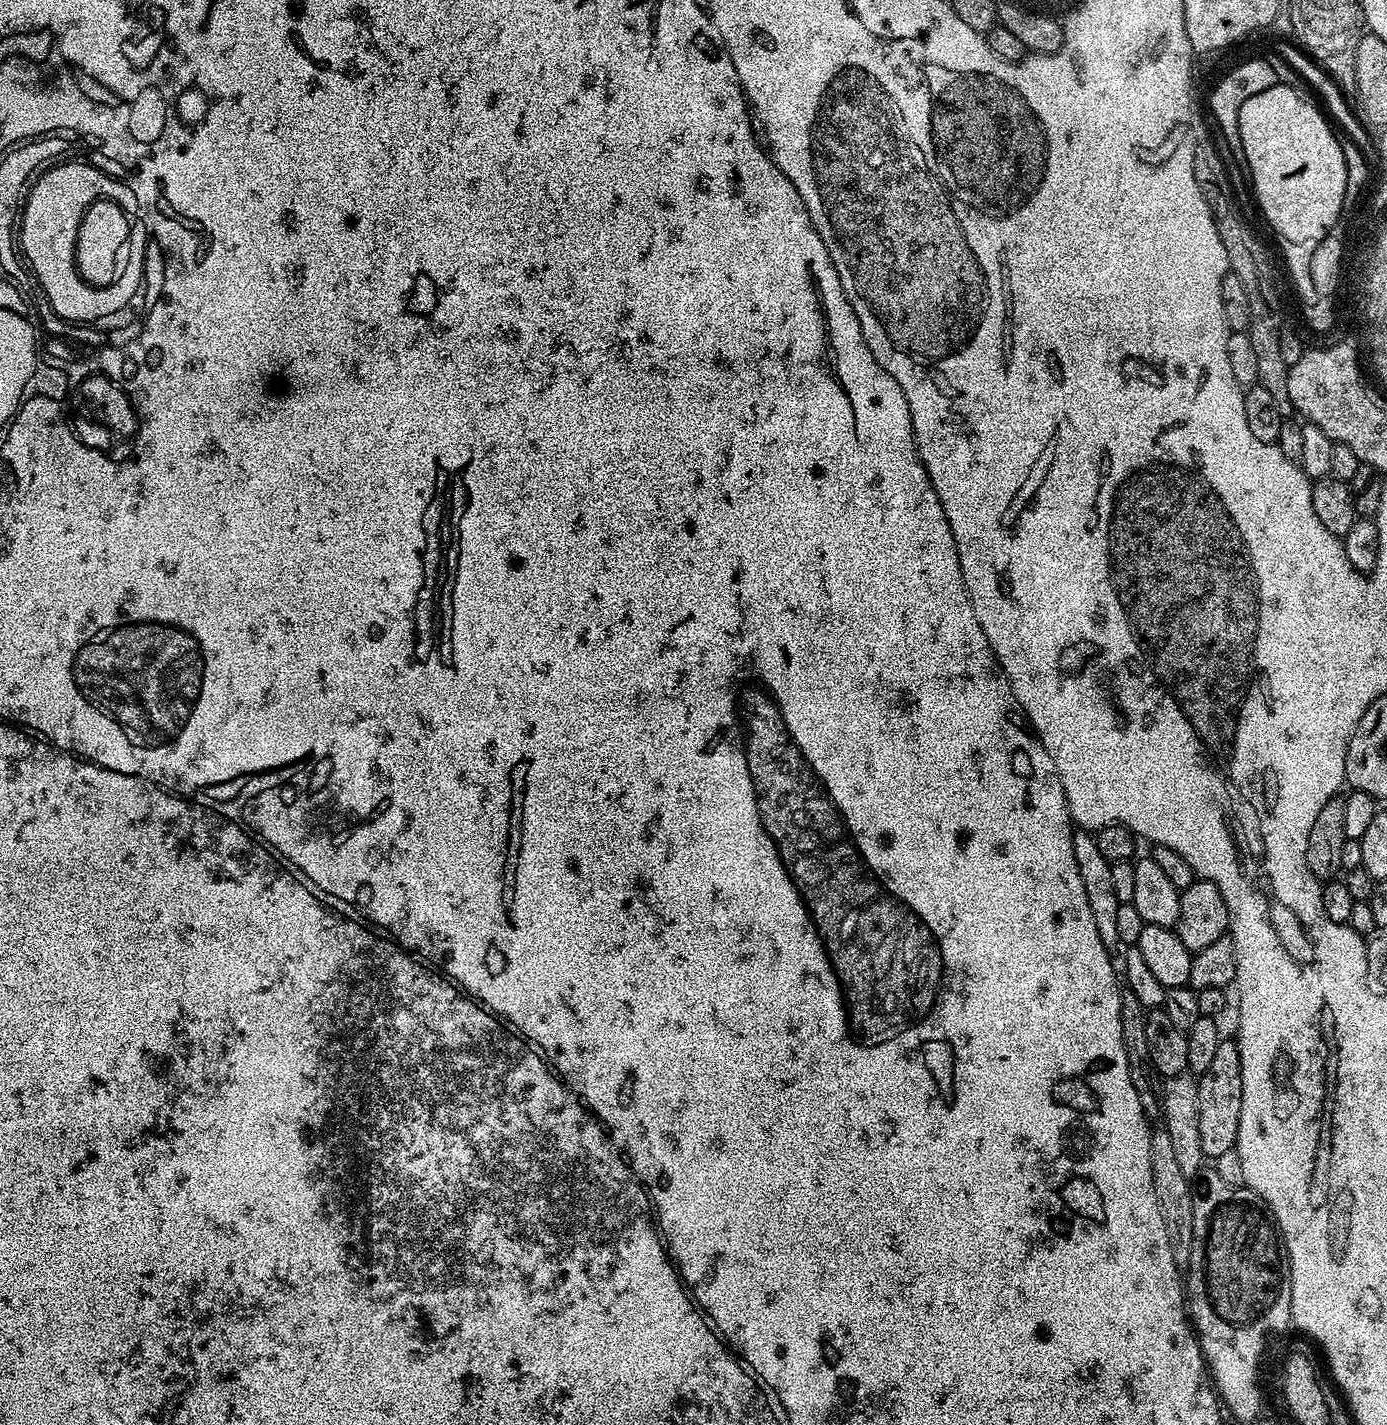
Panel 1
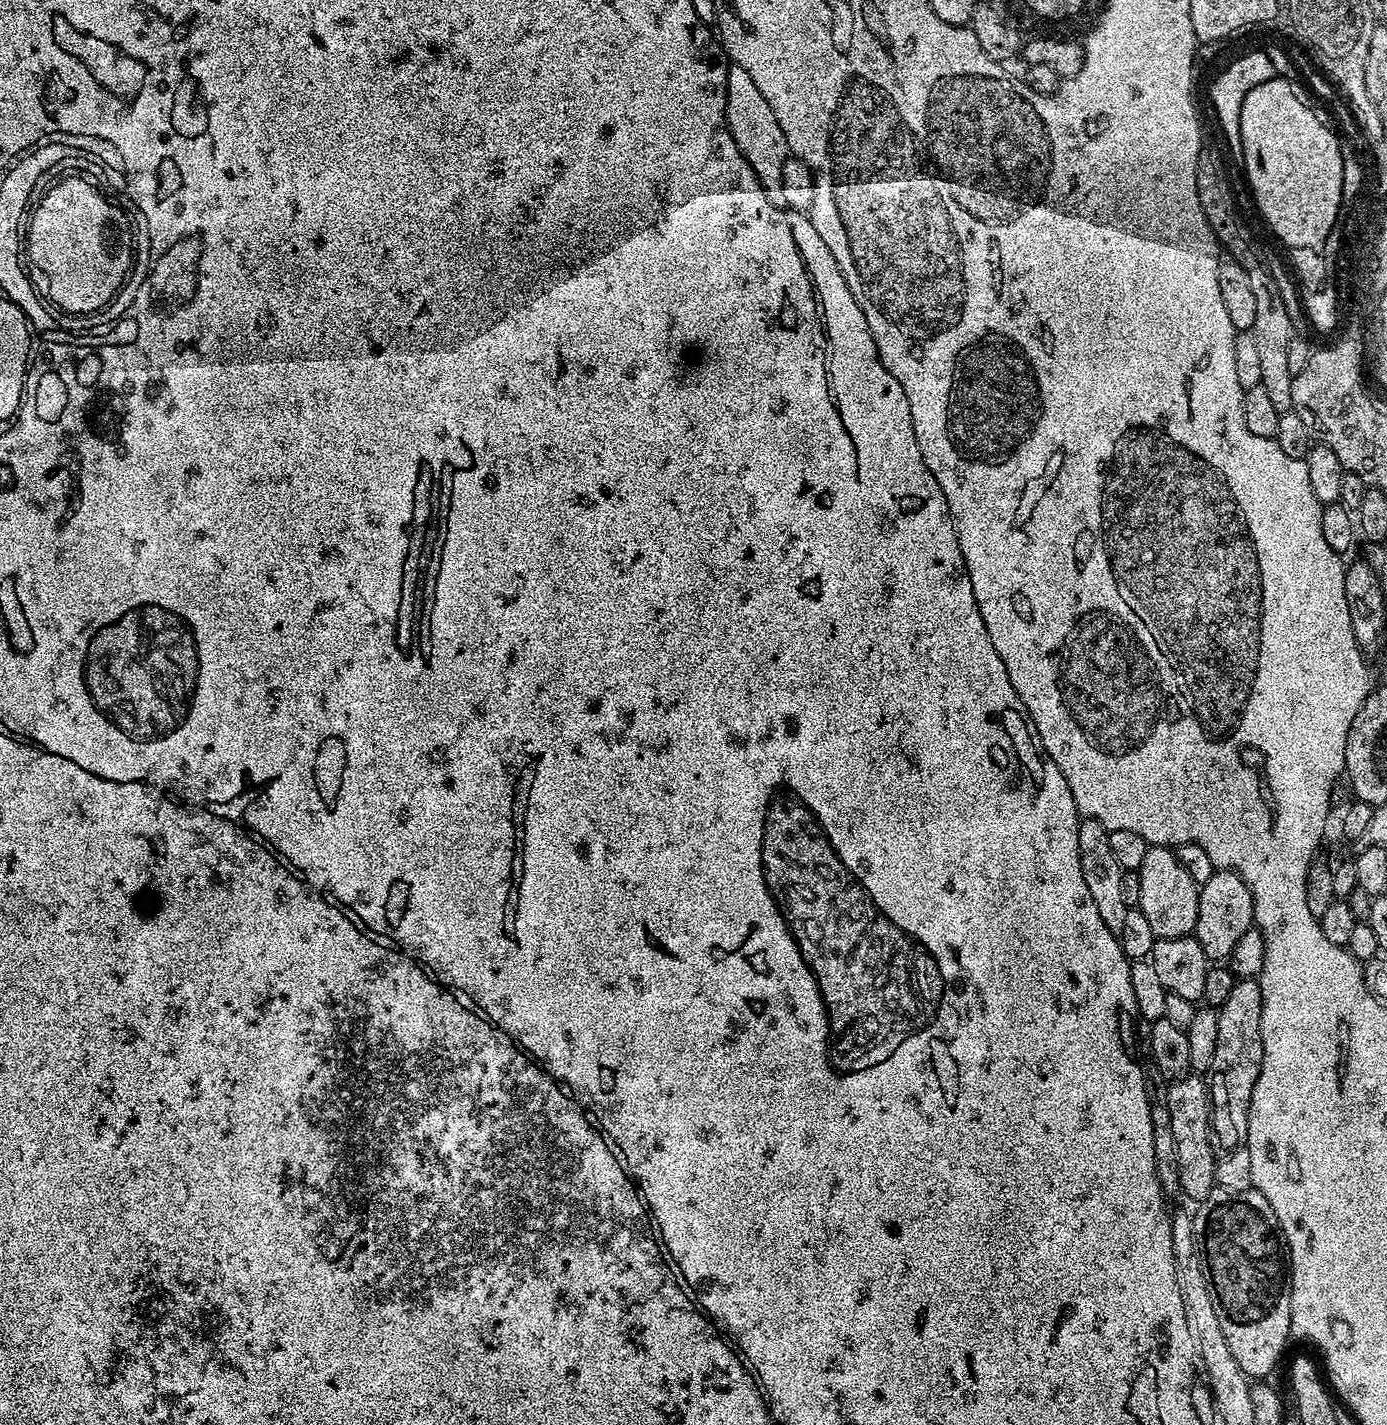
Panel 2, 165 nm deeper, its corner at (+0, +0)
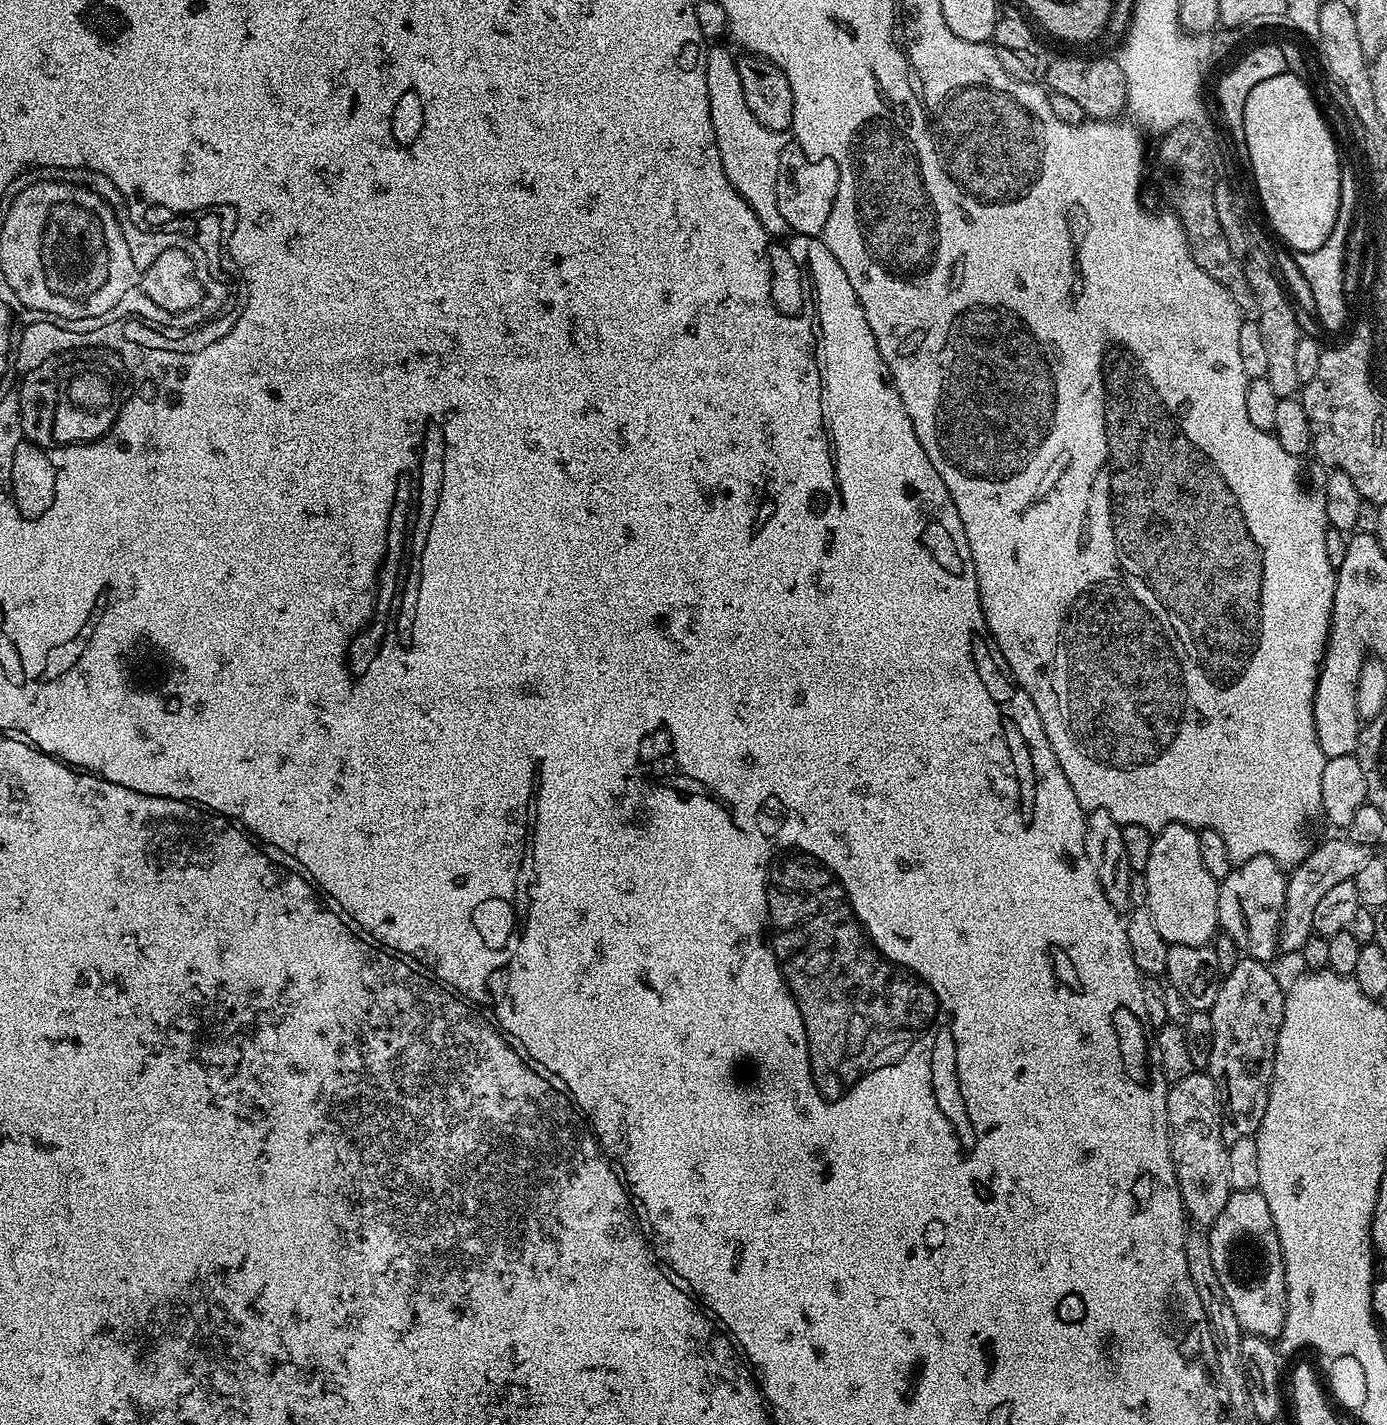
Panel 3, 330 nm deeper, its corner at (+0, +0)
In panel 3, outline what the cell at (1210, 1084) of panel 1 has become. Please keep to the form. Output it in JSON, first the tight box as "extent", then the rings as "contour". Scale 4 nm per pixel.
{"extent":[1206,958,1286,1137],"contour":[[[1242,958],[1234,970],[1223,973],[1210,1013],[1212,1045],[1206,1071],[1220,1095],[1222,1116],[1233,1137],[1255,1136],[1268,1105],[1286,995],[1268,968],[1265,961]]]}

